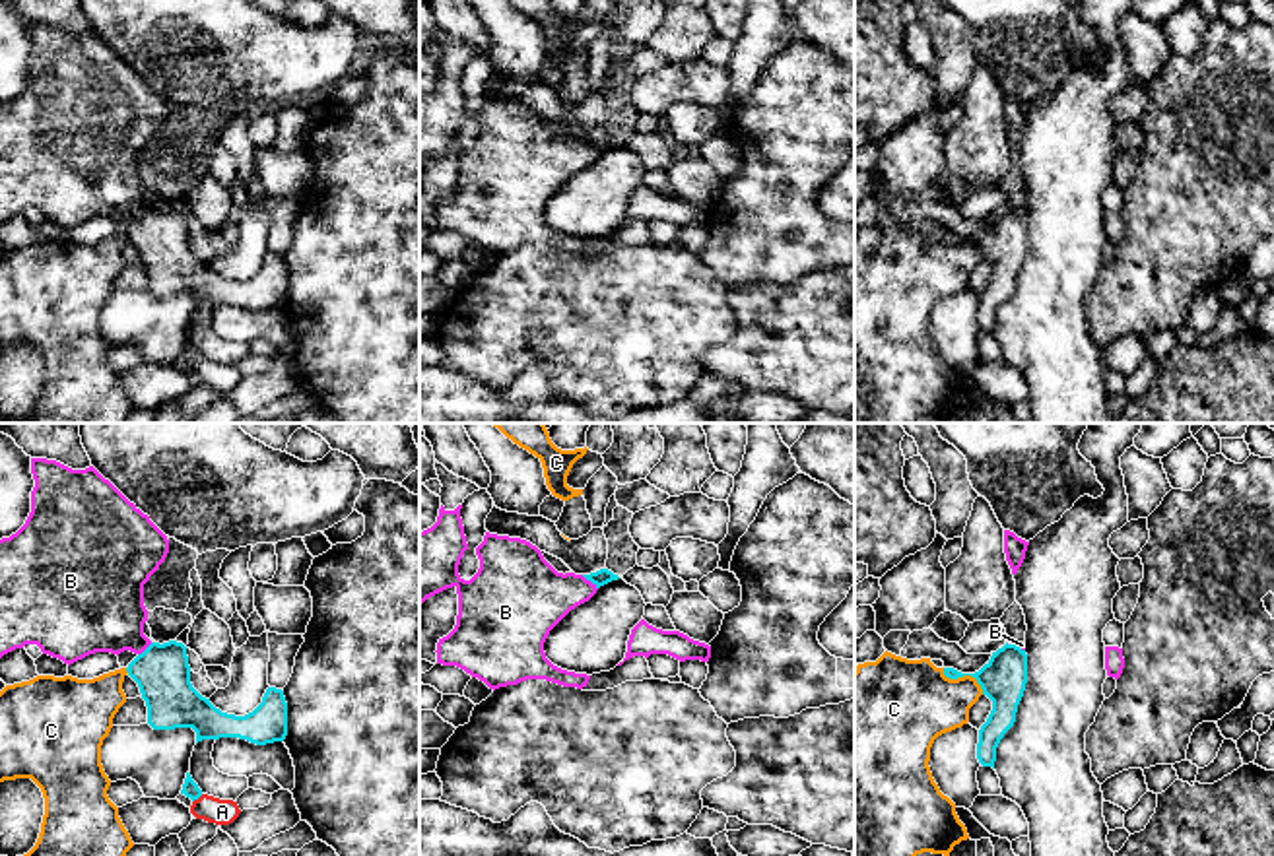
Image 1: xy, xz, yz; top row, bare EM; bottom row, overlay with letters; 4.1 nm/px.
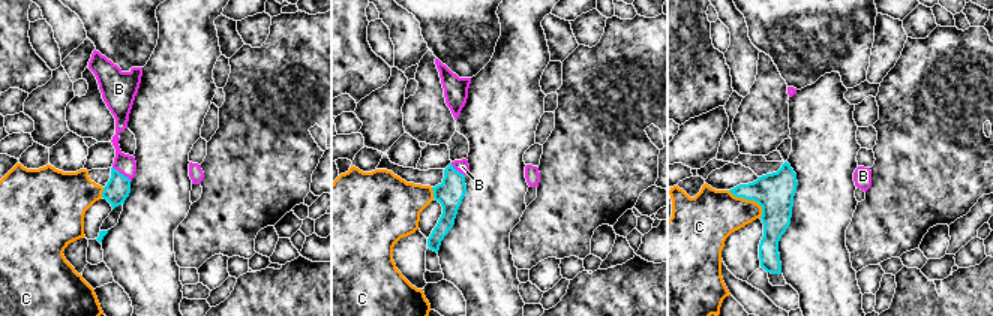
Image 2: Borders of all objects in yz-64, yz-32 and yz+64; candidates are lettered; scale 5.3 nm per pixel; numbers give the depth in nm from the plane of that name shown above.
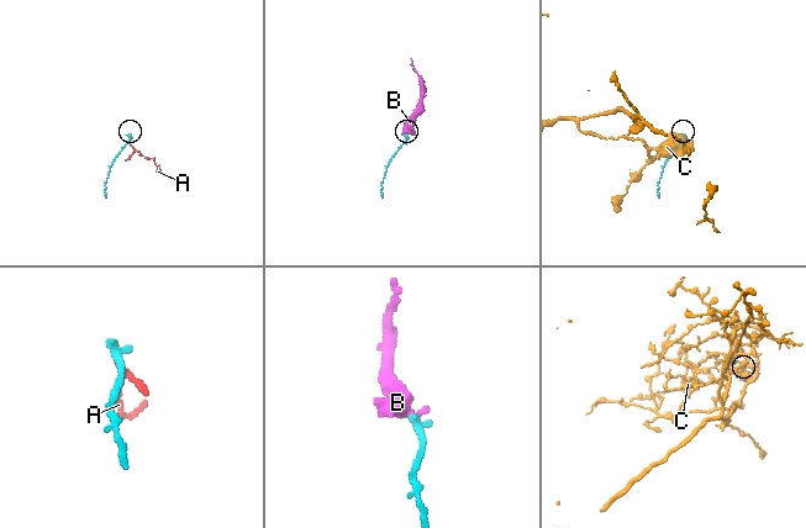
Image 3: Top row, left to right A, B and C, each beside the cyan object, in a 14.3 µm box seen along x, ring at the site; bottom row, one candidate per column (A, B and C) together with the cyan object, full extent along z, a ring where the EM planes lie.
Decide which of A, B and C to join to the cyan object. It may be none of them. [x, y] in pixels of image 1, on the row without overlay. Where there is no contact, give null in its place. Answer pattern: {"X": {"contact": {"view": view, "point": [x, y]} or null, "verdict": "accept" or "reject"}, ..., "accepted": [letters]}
{"A": {"contact": {"view": "xy", "point": [197, 363]}, "verdict": "accept"}, "B": {"contact": {"view": "xz", "point": [589, 144]}, "verdict": "accept"}, "C": {"contact": {"view": "yz", "point": [964, 239]}, "verdict": "reject"}, "accepted": ["A", "B"]}

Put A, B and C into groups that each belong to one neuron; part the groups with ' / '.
A B / C

